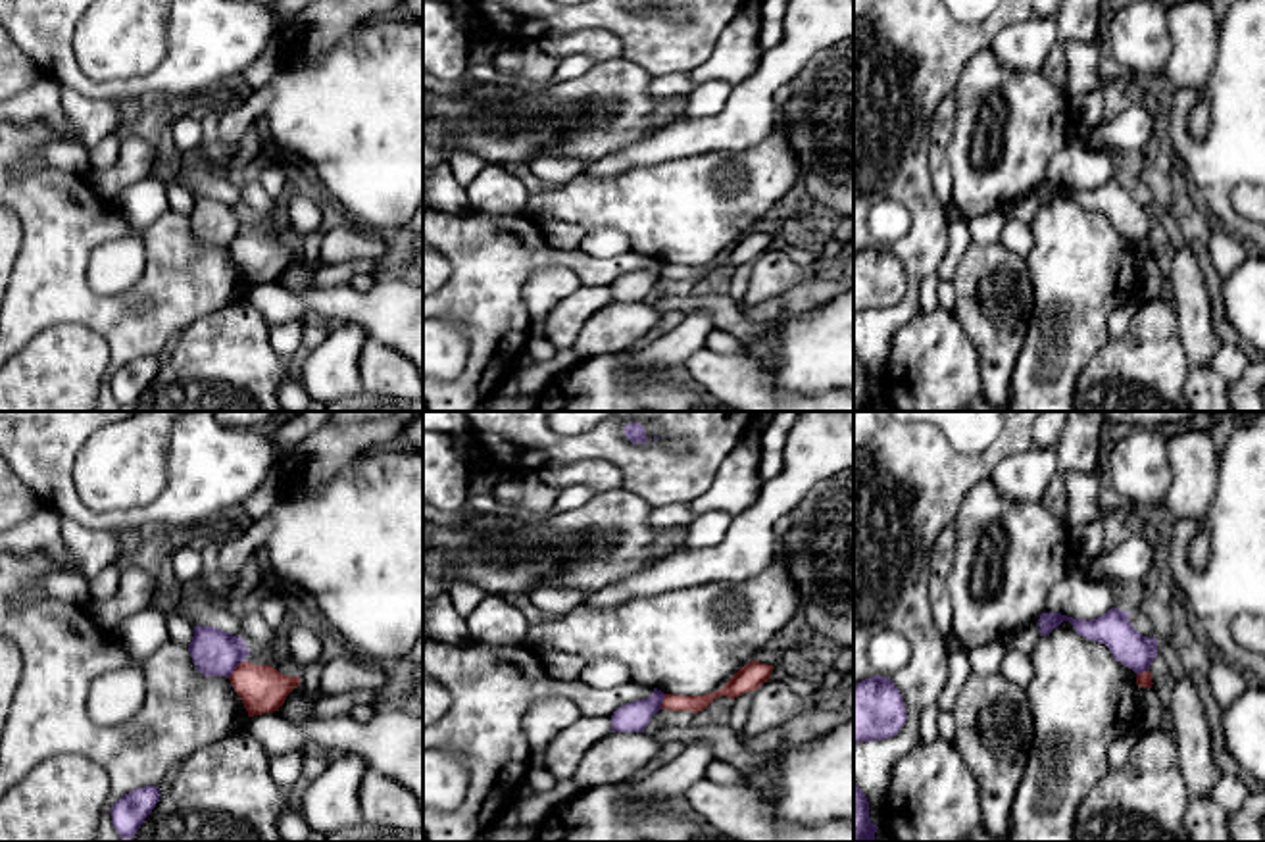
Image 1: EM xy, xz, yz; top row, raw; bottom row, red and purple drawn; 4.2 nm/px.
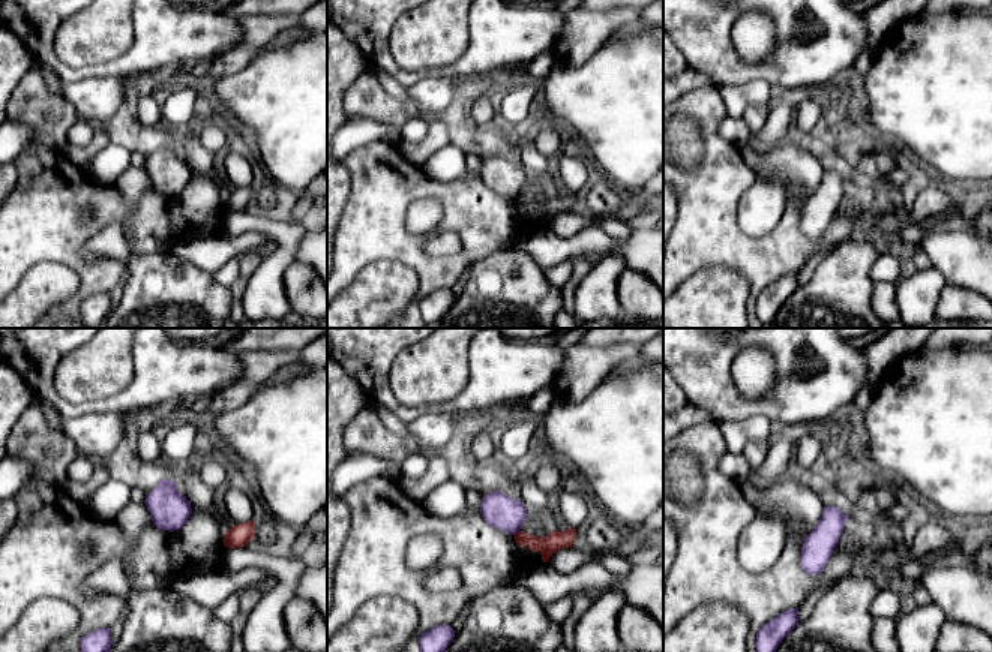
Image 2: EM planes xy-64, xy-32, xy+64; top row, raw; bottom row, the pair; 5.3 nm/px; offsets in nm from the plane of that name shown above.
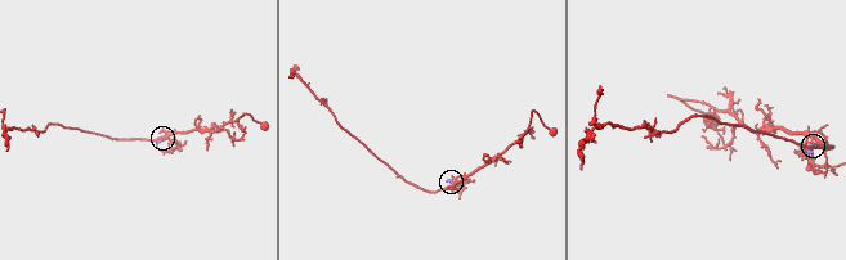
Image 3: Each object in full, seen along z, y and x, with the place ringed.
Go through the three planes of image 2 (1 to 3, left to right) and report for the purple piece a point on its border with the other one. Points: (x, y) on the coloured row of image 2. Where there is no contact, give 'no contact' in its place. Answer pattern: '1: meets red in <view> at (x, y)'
1: no contact
2: meets red in xy-32 at (517, 532)
3: no contact

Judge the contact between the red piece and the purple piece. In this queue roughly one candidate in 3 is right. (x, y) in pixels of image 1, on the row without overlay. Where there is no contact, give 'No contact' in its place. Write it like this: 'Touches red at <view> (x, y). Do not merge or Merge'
Touches red at xy (235, 239). Do not merge

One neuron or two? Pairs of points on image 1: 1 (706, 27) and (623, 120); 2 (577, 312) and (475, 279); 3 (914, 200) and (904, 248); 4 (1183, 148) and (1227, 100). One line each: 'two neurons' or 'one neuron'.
1: two neurons
2: two neurons
3: one neuron
4: one neuron

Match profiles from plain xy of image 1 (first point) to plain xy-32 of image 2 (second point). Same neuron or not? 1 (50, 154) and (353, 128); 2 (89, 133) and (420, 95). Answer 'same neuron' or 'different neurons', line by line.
1: same neuron
2: different neurons

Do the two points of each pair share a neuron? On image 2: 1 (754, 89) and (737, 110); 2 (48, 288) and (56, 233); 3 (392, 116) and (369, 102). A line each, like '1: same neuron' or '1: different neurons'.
1: same neuron
2: different neurons
3: same neuron

